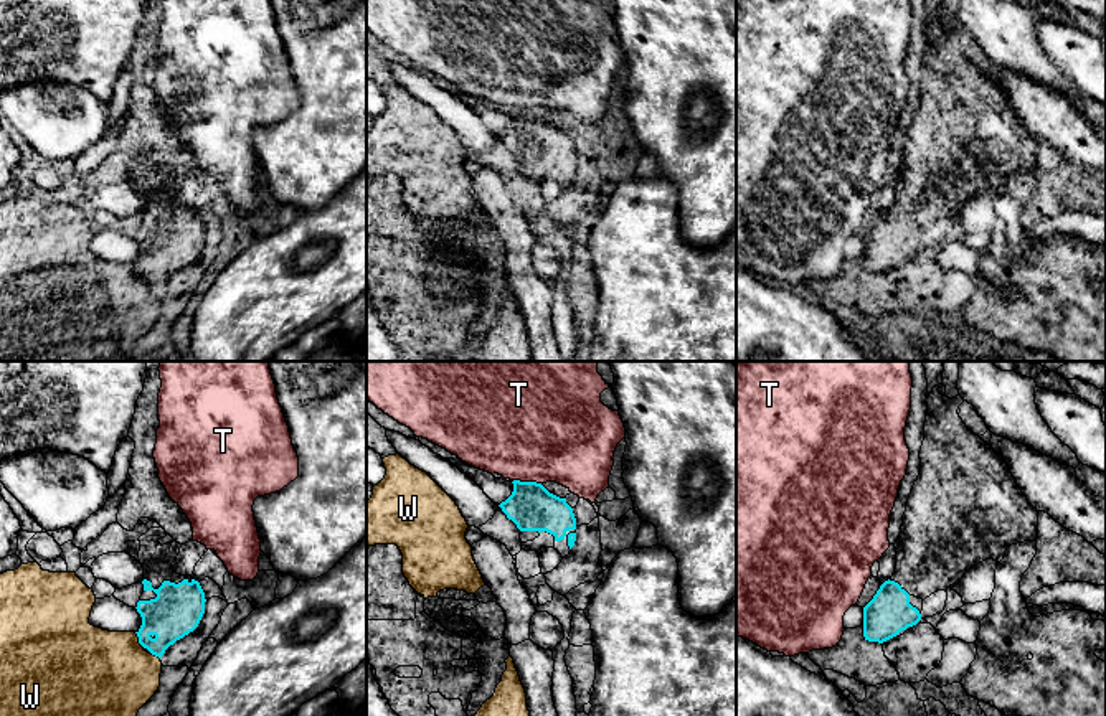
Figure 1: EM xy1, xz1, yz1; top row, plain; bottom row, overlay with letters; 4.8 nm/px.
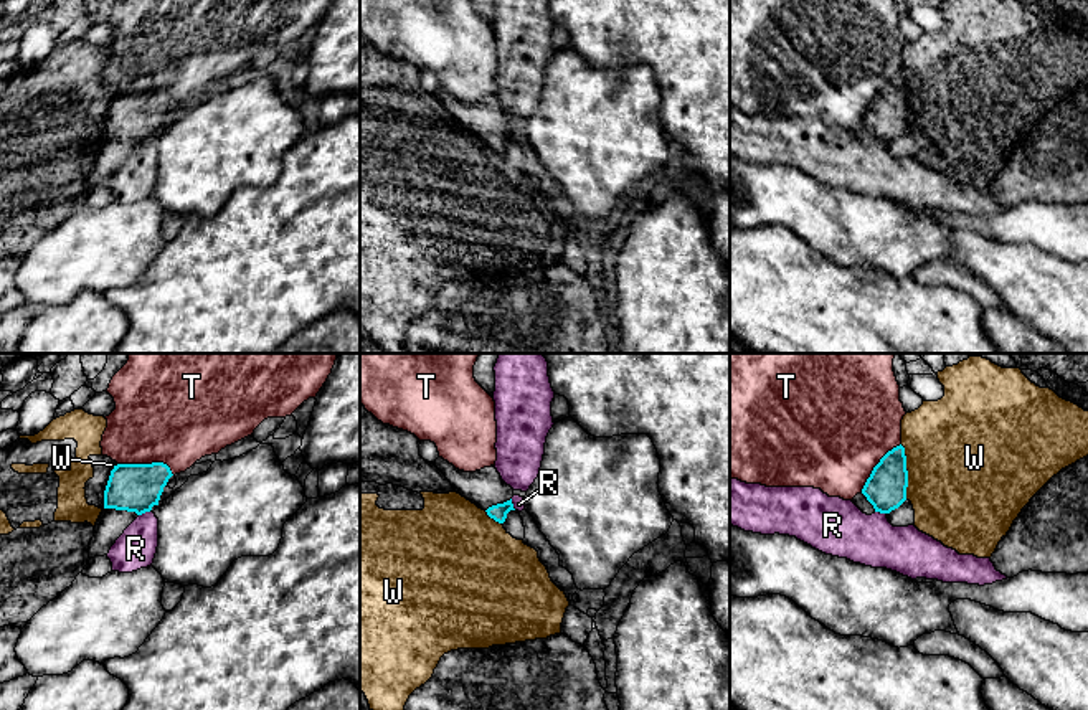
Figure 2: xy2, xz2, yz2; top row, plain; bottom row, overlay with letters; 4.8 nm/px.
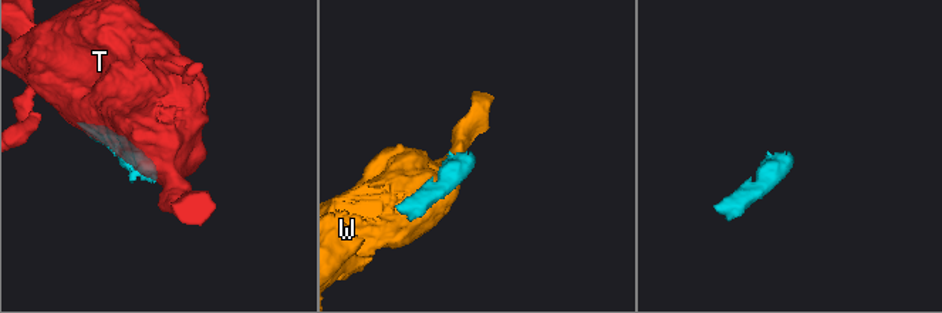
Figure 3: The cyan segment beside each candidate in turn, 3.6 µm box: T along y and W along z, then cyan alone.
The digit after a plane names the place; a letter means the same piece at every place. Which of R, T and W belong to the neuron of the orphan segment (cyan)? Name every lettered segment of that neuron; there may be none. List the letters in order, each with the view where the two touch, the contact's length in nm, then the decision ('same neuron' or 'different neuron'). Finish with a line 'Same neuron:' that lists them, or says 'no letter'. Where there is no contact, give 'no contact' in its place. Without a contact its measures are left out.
R: xy2 | 60 nm | different neuron
T: xy2 | 280 nm | different neuron
W: yz2 | 280 nm | different neuron
Same neuron: no letter

